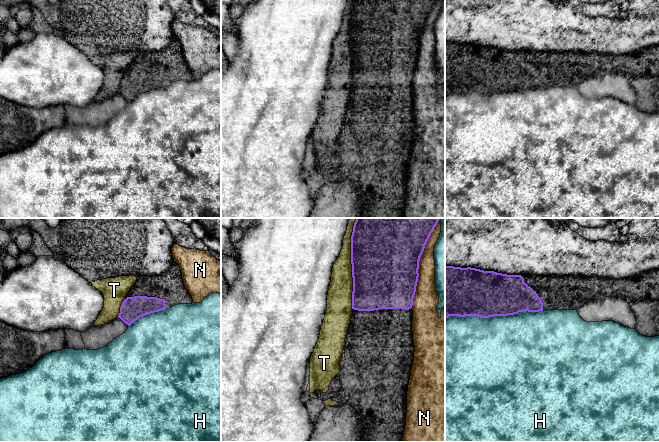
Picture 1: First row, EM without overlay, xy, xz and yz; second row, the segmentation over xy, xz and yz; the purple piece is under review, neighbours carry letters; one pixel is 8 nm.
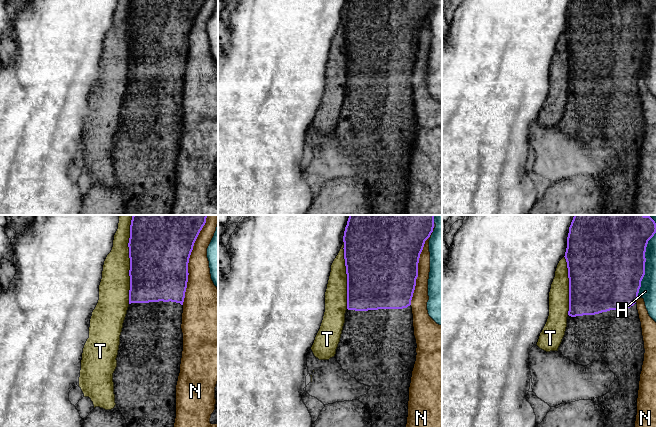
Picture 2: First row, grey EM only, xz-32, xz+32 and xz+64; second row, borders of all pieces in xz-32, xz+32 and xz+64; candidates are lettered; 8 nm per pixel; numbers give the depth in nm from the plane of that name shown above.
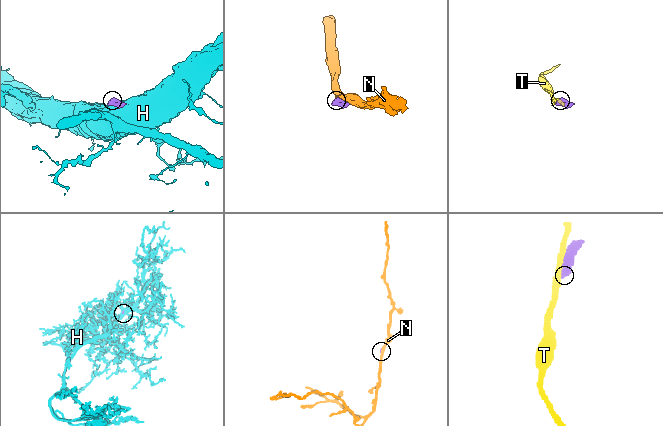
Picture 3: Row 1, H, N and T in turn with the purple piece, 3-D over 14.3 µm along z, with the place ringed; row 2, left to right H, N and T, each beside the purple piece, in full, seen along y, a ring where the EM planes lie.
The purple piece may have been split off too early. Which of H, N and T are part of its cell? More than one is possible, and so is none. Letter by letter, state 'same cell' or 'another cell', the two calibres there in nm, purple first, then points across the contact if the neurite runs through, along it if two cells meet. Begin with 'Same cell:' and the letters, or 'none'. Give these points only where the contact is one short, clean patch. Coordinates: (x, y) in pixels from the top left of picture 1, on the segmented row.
Same cell: none
H: another cell; 380 nm thick on the purple side, 480 nm on the other
N: another cell; 500 nm thick on the purple side, 170 nm on the other
T: another cell; 500 nm thick on the purple side, 190 nm on the other

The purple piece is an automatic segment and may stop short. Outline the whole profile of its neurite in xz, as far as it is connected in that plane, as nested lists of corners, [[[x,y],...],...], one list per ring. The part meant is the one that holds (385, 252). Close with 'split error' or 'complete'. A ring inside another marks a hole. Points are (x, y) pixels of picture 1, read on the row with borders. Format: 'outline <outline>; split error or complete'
outline [[[356,218],[351,236],[352,314],[339,360],[340,382],[350,399],[345,403],[363,418],[365,442],[402,442],[407,391],[414,362],[413,298],[420,257],[439,218]]]; split error

